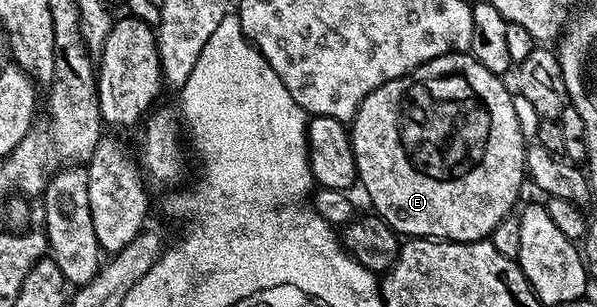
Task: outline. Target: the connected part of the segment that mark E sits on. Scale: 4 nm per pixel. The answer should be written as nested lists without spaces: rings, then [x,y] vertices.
[[[445,53],[420,67],[416,67],[403,77],[392,79],[381,85],[376,91],[368,94],[362,105],[354,116],[352,128],[350,129],[350,142],[354,148],[354,158],[358,168],[358,181],[360,189],[370,196],[374,204],[373,212],[381,217],[394,228],[394,232],[405,235],[410,239],[437,239],[439,241],[484,241],[489,238],[490,233],[500,223],[500,219],[511,216],[514,204],[517,206],[518,192],[522,189],[522,180],[525,182],[528,177],[526,167],[526,146],[527,139],[522,137],[520,125],[516,119],[516,112],[513,106],[512,94],[504,87],[499,74],[488,71],[477,61],[475,57],[465,53]]]

